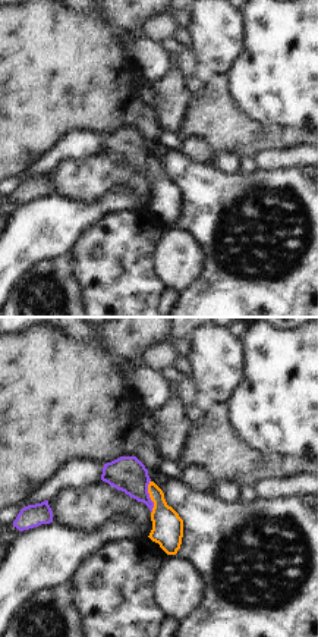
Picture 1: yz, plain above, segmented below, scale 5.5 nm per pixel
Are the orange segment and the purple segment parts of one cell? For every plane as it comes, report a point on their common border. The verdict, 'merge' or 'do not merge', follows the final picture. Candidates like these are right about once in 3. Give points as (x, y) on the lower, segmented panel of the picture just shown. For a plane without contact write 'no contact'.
(150, 496)

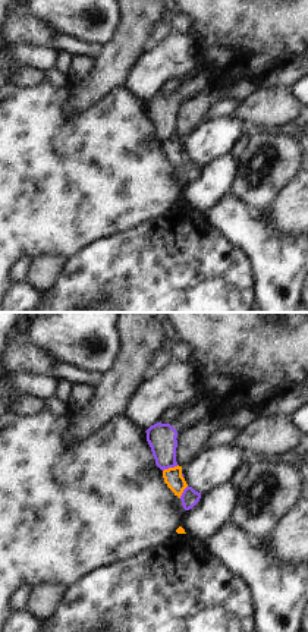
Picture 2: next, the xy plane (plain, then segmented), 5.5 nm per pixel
(170, 468)

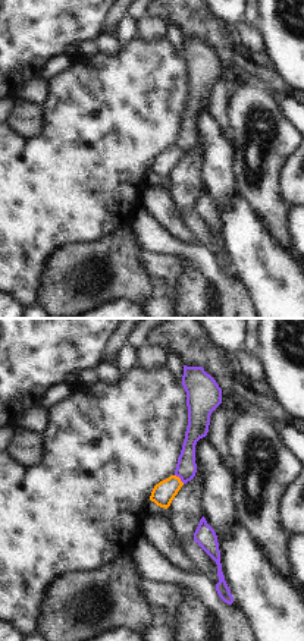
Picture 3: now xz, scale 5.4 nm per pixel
(179, 478)

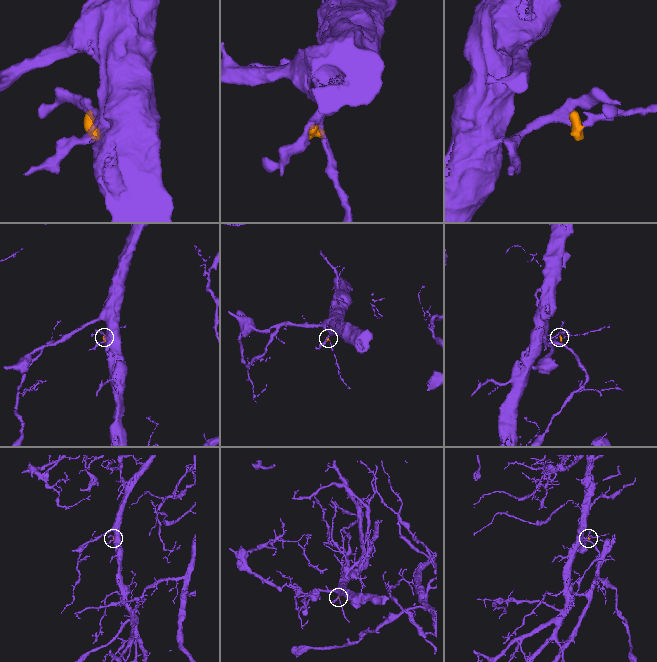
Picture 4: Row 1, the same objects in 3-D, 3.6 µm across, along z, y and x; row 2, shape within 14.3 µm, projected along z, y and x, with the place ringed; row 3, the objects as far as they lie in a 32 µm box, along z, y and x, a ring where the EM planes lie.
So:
do not merge

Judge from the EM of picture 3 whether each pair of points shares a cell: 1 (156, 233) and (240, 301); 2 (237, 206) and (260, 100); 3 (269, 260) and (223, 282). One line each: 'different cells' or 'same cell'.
1: same cell
2: different cells
3: different cells

